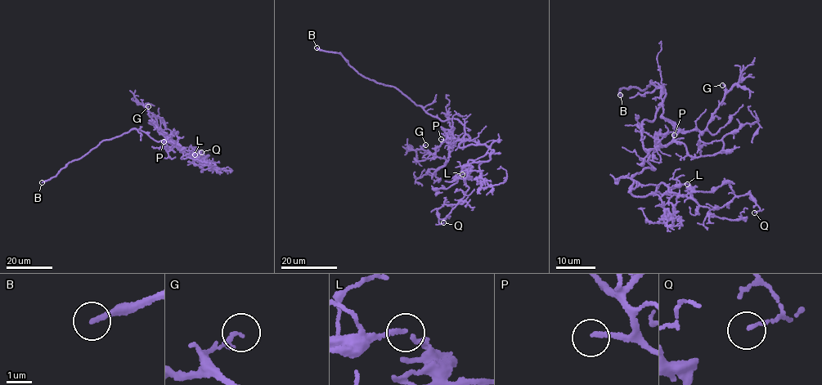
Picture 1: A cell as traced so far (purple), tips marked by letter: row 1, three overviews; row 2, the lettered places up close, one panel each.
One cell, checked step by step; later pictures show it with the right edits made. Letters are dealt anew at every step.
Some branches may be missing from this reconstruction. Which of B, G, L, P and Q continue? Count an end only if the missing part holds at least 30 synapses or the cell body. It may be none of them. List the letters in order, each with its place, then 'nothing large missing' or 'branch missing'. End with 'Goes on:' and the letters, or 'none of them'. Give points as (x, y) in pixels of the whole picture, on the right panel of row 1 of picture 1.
B: place (620, 95); branch missing
G: place (722, 85); nothing large missing
L: place (687, 184); nothing large missing
P: place (674, 135); branch missing
Q: place (754, 212); nothing large missing
Goes on: B, P

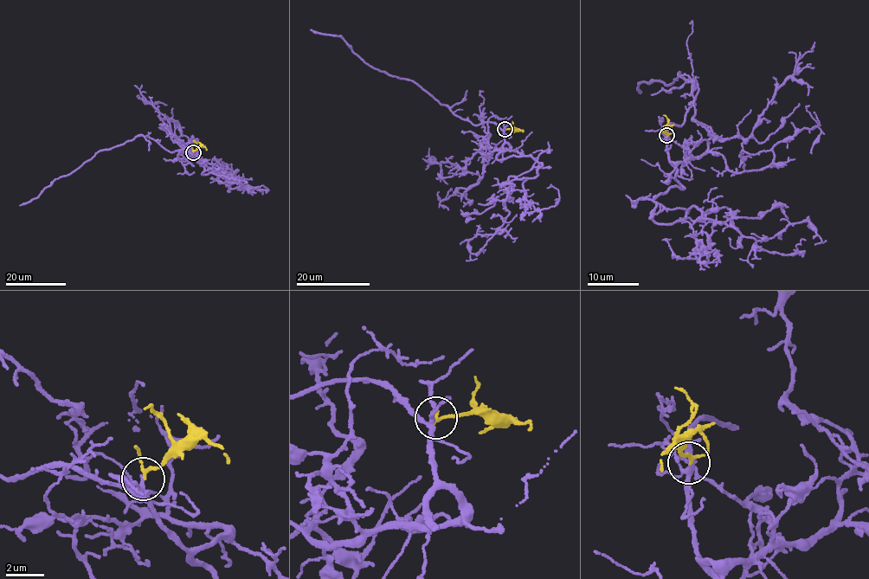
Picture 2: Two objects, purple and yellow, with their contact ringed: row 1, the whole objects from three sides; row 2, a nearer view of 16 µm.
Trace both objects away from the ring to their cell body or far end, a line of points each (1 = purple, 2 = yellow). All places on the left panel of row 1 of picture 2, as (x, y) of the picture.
1: (192, 152), (204, 166), (203, 174), (233, 177), (221, 176), (235, 174), (215, 158), (228, 165)
2: (193, 152), (202, 145), (206, 150)

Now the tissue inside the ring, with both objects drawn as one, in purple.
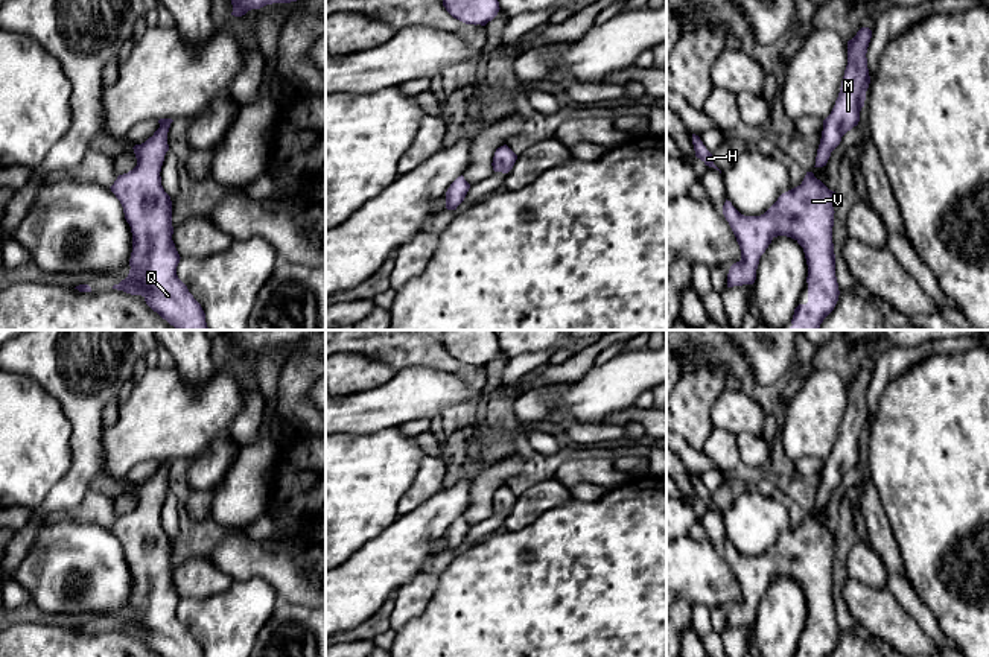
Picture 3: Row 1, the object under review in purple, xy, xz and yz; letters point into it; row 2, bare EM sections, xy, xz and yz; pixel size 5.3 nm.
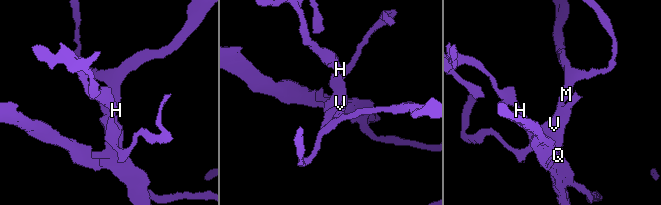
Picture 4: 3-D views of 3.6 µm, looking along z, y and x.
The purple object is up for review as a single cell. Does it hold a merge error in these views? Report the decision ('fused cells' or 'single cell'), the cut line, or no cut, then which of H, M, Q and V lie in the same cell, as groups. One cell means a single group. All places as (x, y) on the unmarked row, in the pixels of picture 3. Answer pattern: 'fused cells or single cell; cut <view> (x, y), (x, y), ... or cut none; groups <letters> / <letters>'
single cell; cut none; groups H M Q V

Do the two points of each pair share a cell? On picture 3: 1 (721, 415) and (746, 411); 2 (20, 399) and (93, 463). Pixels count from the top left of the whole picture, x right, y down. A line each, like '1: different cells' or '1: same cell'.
1: same cell
2: different cells

